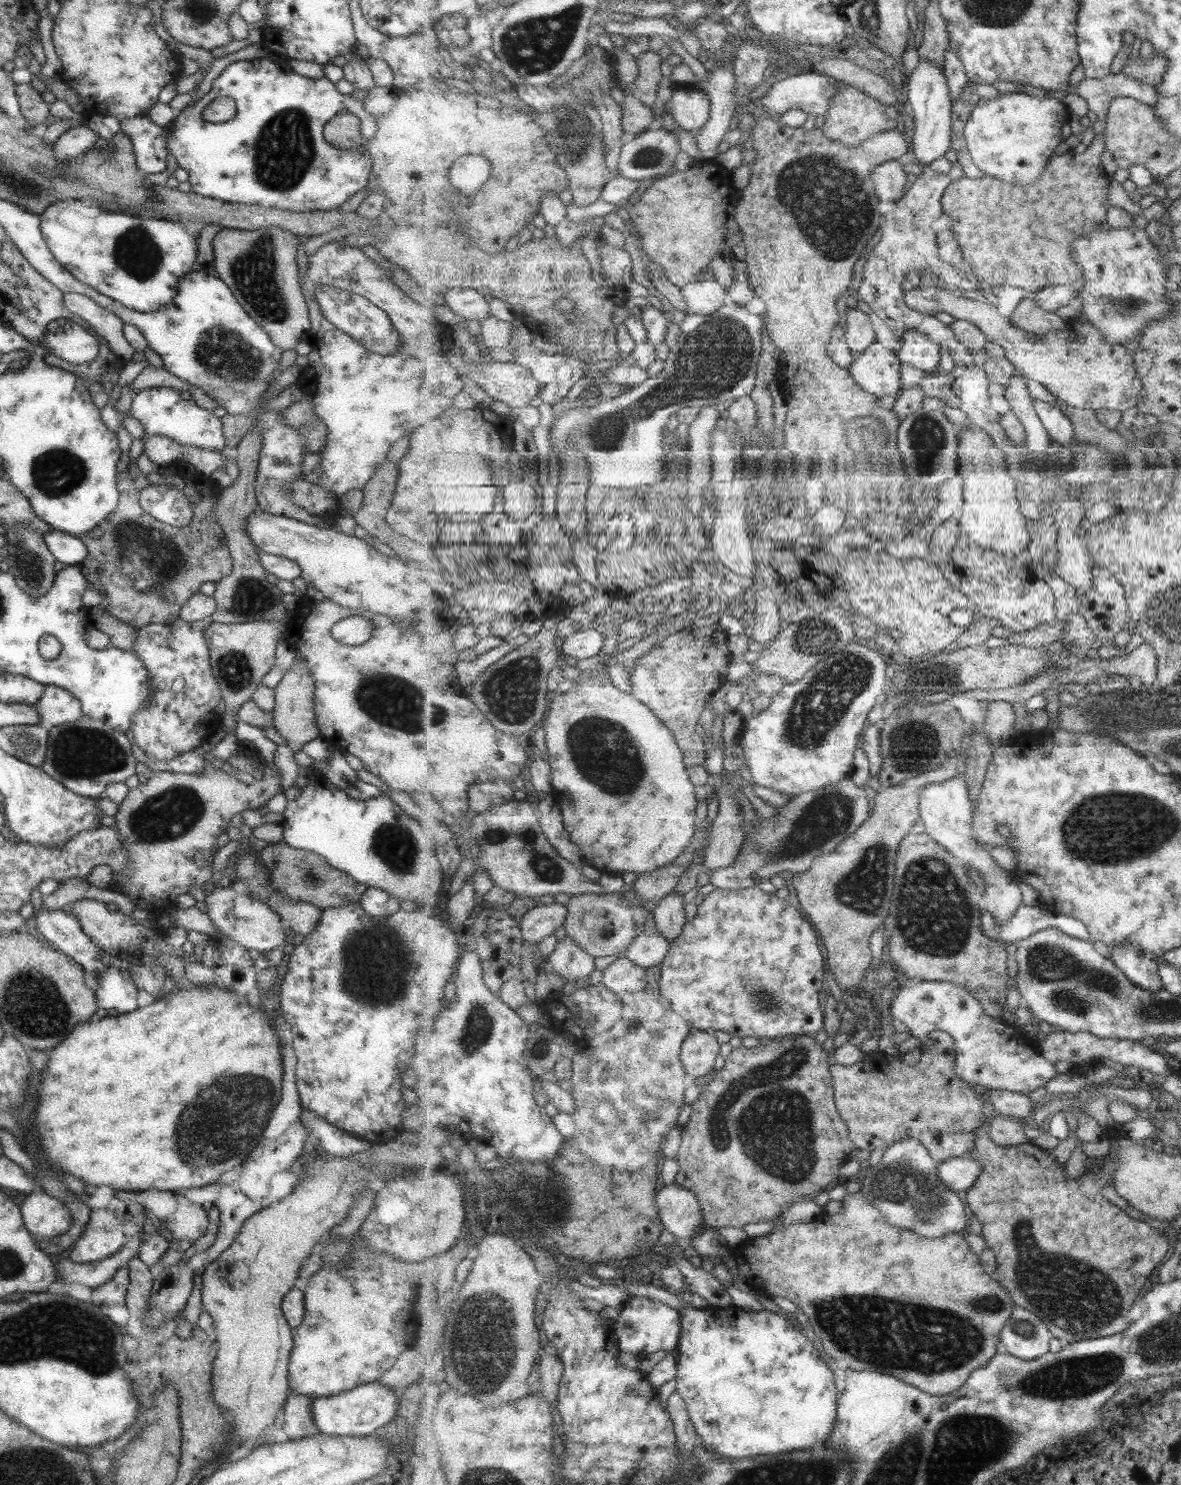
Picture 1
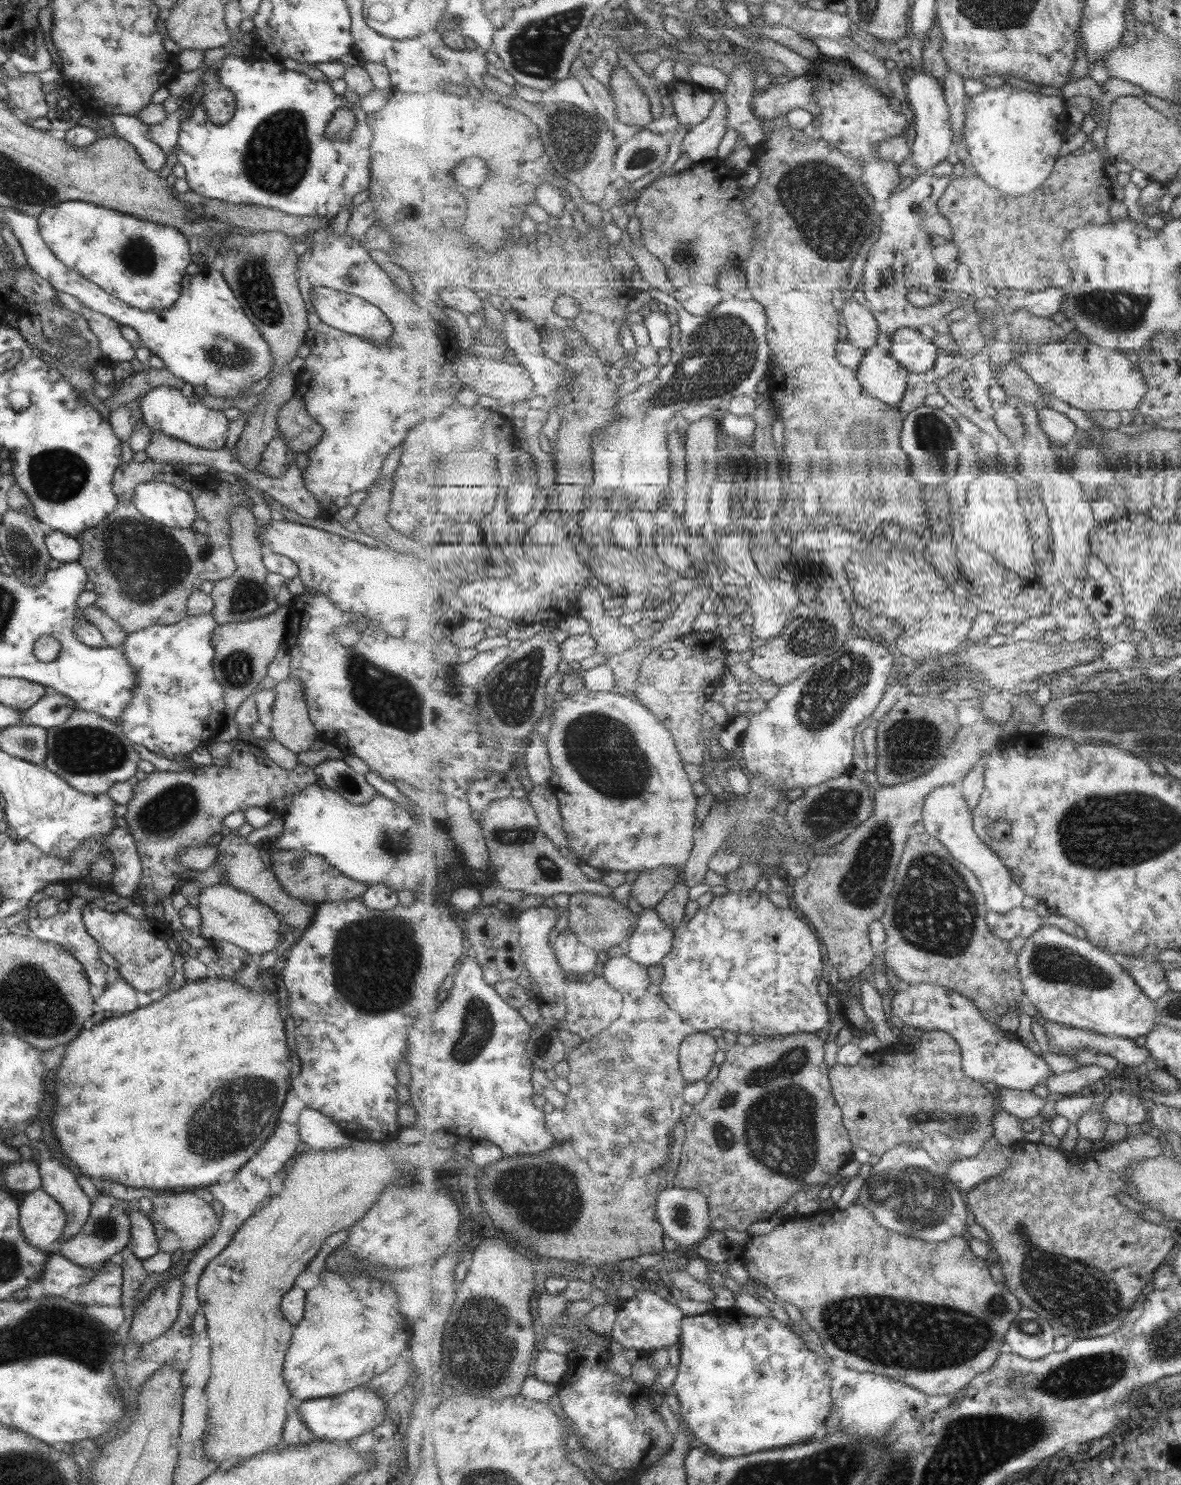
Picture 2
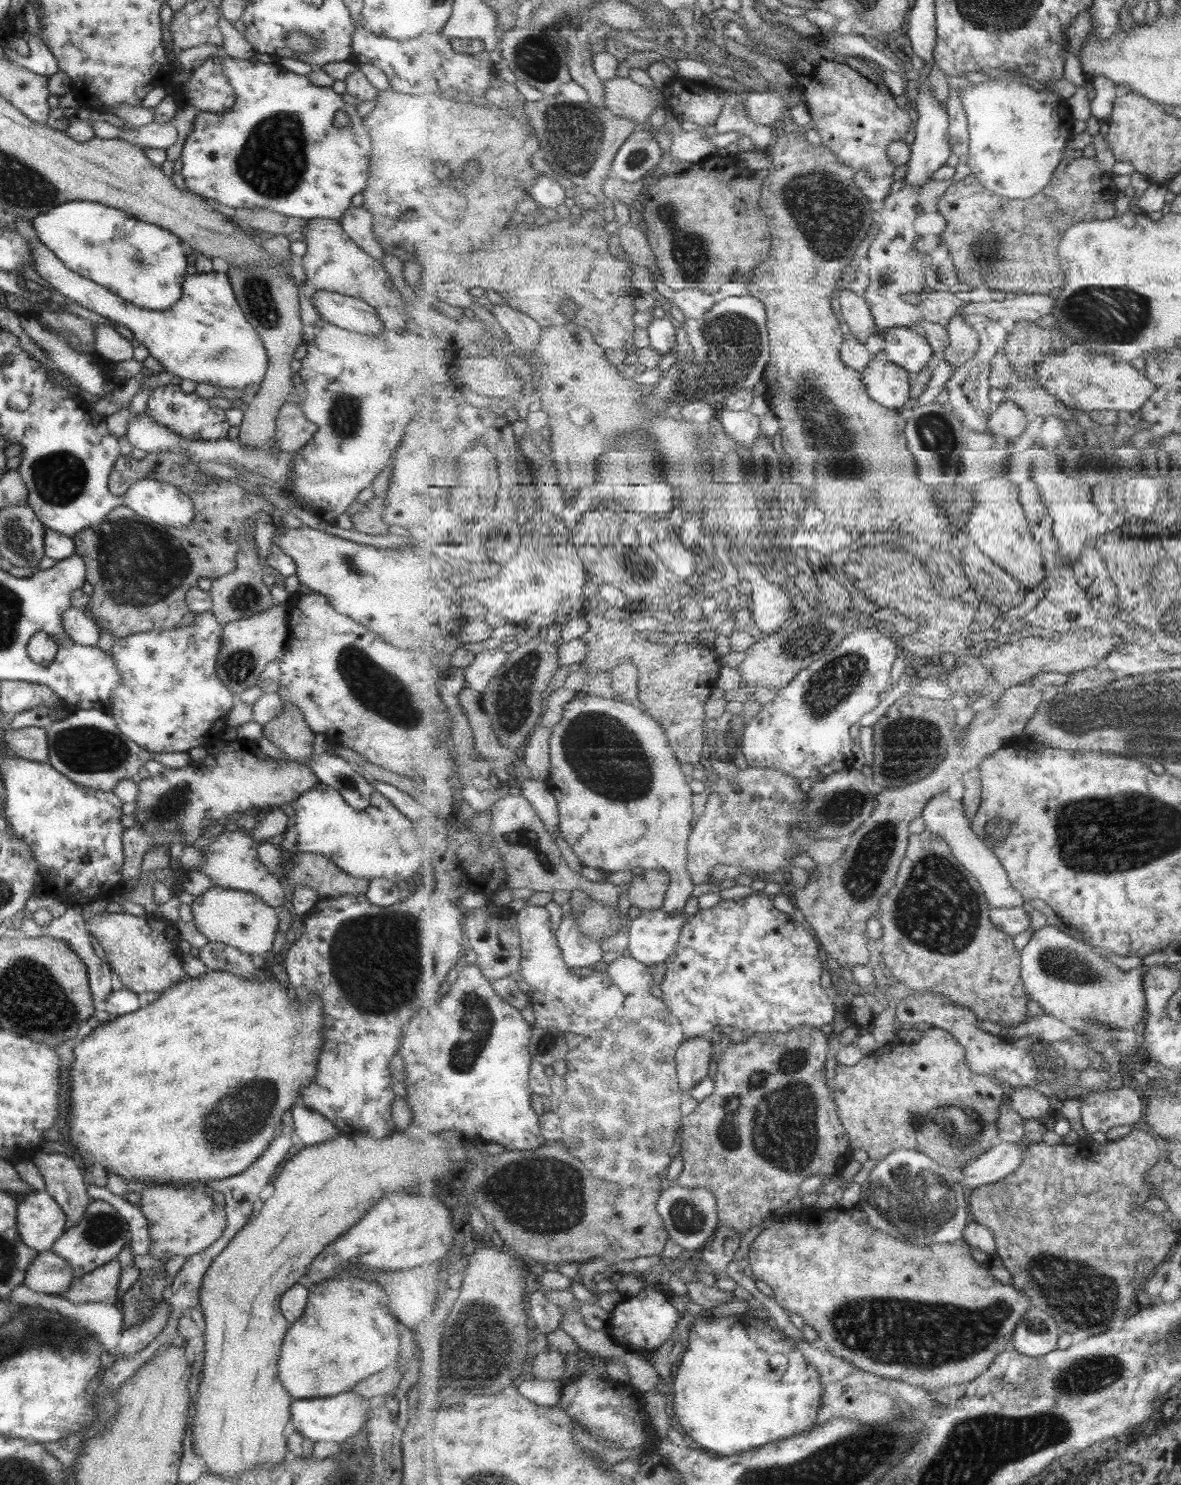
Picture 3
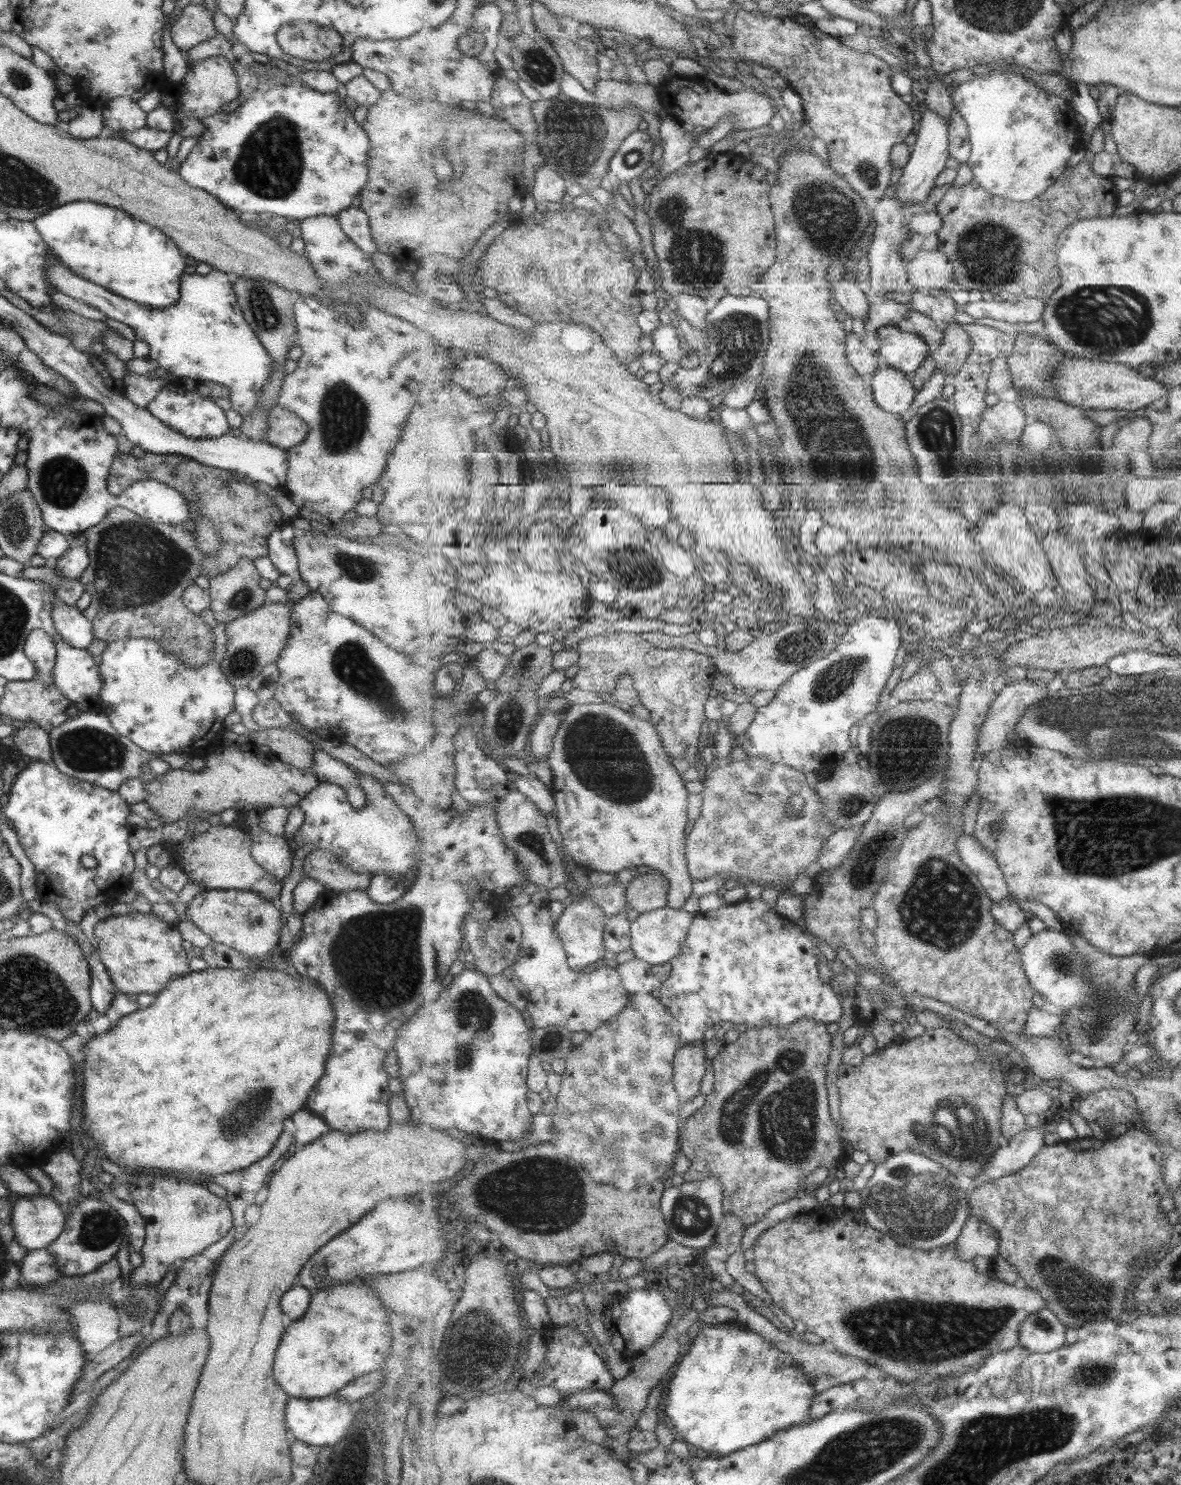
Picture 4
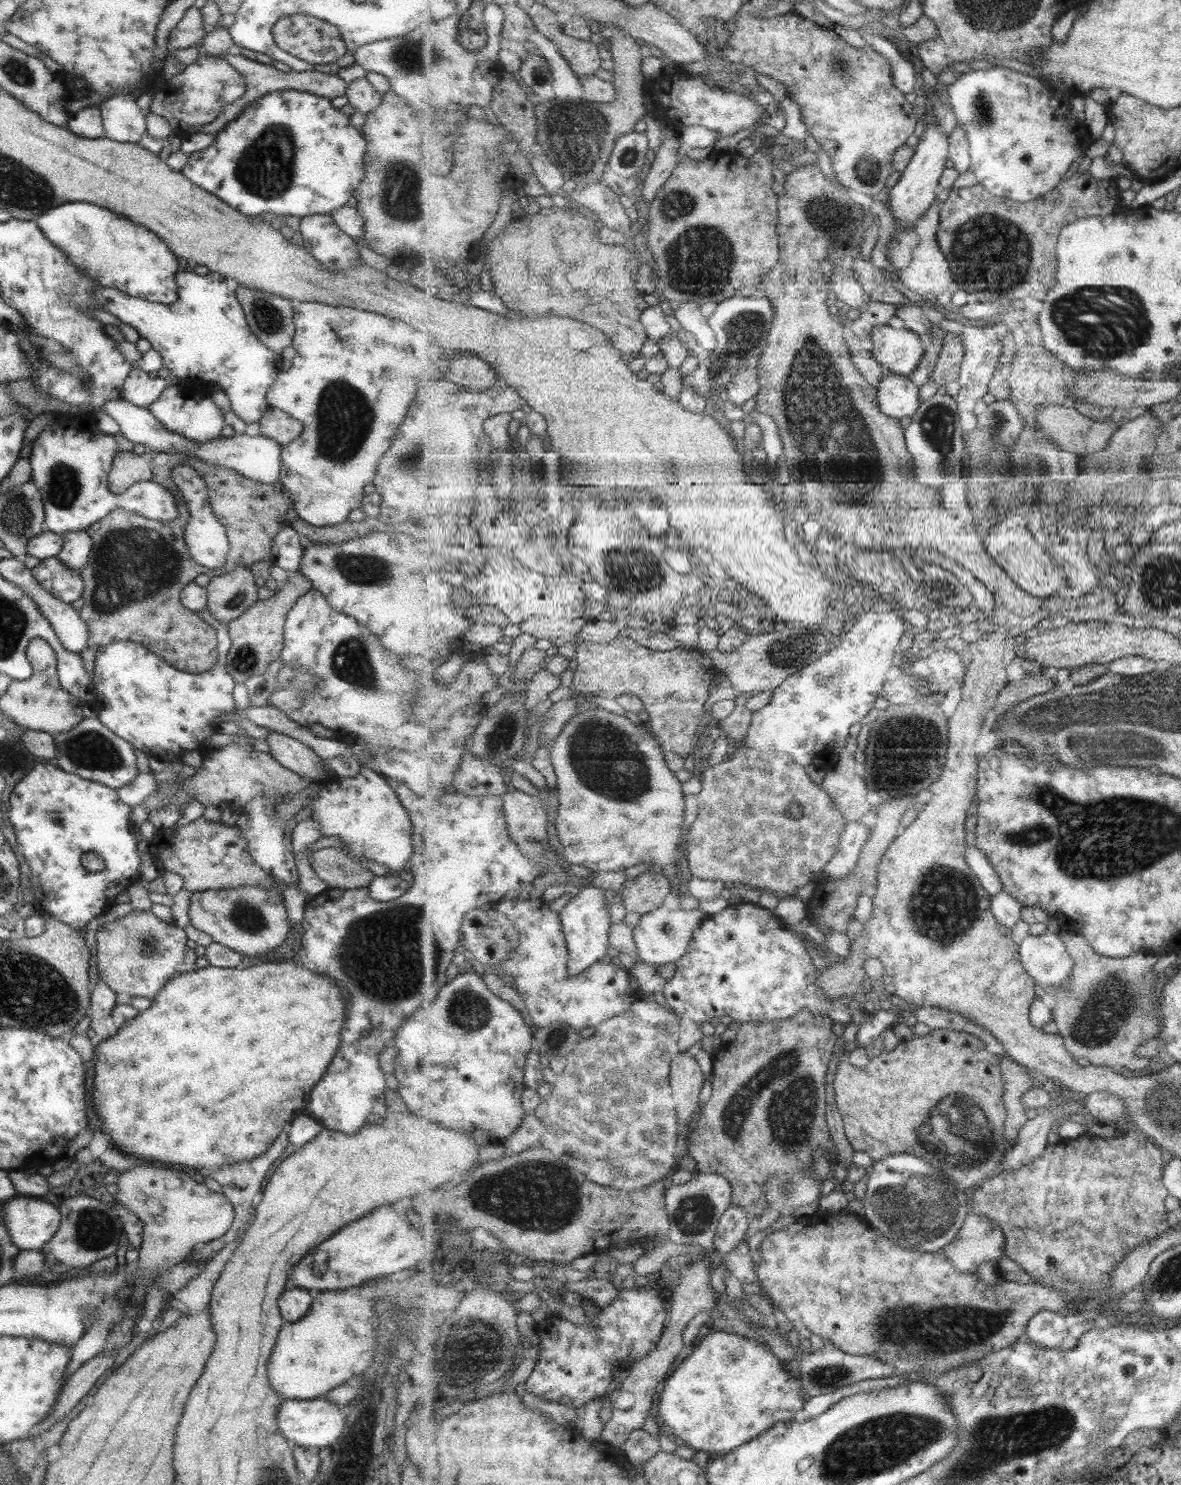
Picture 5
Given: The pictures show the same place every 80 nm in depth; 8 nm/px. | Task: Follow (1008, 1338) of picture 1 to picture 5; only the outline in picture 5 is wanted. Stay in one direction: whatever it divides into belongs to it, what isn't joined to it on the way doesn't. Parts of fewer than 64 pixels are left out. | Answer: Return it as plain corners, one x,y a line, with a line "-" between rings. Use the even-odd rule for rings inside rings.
1041,1310
1028,1324
1025,1337
1044,1348
1059,1348
1063,1340
1070,1335
1070,1323
1072,1320
1052,1310

